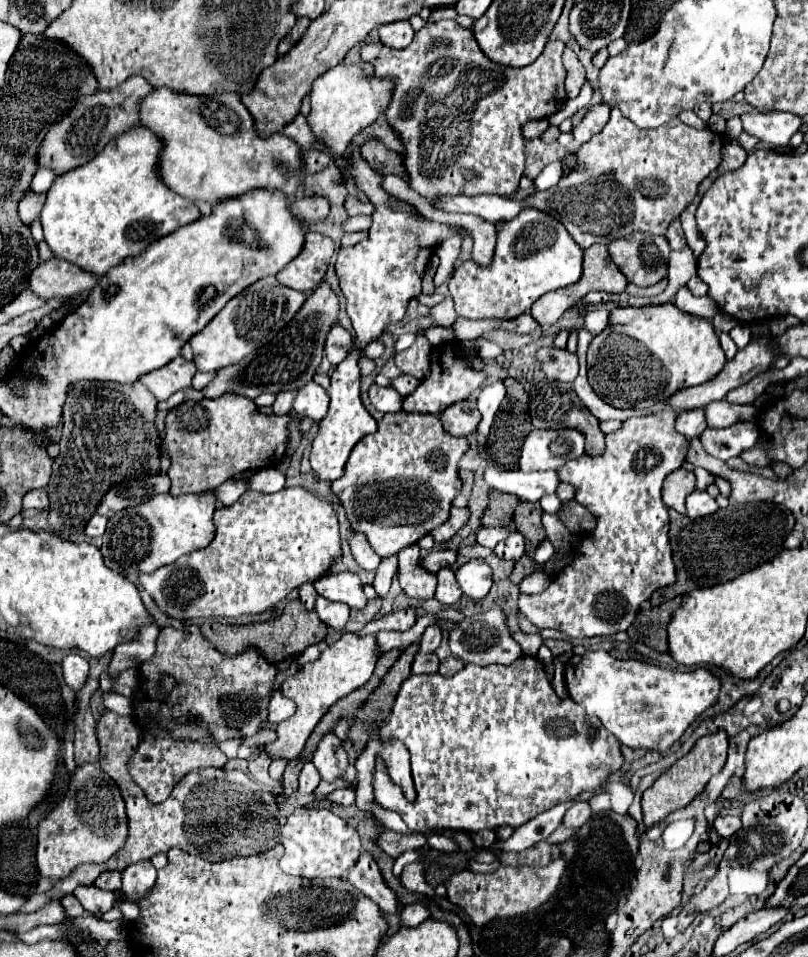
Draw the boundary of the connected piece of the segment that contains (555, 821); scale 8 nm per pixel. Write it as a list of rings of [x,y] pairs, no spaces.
[[[565,802],[561,806],[553,806],[551,810],[545,810],[545,814],[537,814],[527,824],[521,824],[519,828],[515,828],[515,832],[511,834],[511,838],[507,842],[495,842],[491,846],[491,850],[501,848],[503,852],[521,852],[521,850],[535,846],[541,840],[547,840],[551,836],[551,832],[557,826],[561,826],[561,818],[567,812],[569,804],[573,804],[573,802]]]

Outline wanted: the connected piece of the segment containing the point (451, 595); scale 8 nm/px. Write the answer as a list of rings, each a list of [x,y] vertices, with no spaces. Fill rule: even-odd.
[[[441,568],[437,572],[437,578],[439,578],[439,584],[437,584],[437,592],[435,592],[435,598],[445,604],[445,606],[453,606],[459,598],[461,598],[461,588],[455,580],[455,574],[451,568]]]

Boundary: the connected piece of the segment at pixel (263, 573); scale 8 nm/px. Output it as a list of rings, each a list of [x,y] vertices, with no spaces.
[[[289,486],[275,494],[245,492],[235,504],[217,508],[213,524],[217,532],[207,548],[155,572],[139,574],[143,588],[171,618],[261,614],[301,584],[319,580],[343,558],[333,506],[303,486]]]

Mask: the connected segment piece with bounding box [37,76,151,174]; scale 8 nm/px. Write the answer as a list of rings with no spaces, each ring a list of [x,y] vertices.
[[[131,76],[113,90],[99,90],[91,96],[81,96],[75,106],[65,114],[65,118],[47,130],[37,150],[37,166],[49,168],[55,174],[65,174],[93,160],[113,136],[129,130],[139,122],[139,104],[149,92],[151,86],[143,82],[141,76]]]

